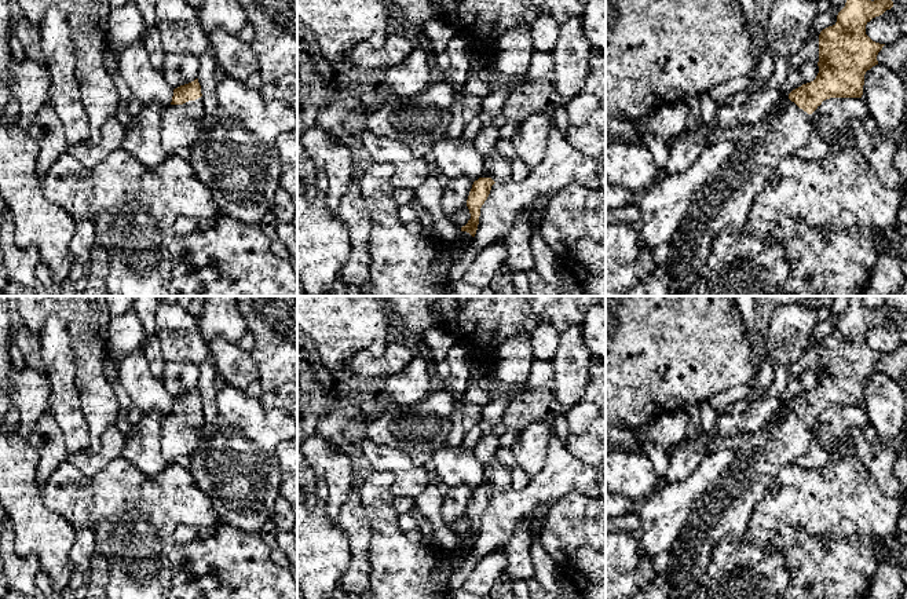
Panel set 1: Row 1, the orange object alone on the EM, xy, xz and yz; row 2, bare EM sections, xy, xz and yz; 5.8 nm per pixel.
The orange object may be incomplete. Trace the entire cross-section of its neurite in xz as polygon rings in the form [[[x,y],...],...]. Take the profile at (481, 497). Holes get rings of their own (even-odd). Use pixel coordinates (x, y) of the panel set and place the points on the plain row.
[[[495,459],[483,467],[482,483],[473,490],[467,508],[471,527],[461,536],[461,540],[467,540],[475,545],[479,533],[480,516],[487,508],[491,494],[495,490],[511,489],[511,485],[511,470],[498,463]]]

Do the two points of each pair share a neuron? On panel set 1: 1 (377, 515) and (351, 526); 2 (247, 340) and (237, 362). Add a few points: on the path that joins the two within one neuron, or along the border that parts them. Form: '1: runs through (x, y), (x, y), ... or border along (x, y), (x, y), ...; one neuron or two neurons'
1: border along (357, 489), (370, 528), (368, 552); two neurons
2: border along (237, 344), (249, 353); two neurons

